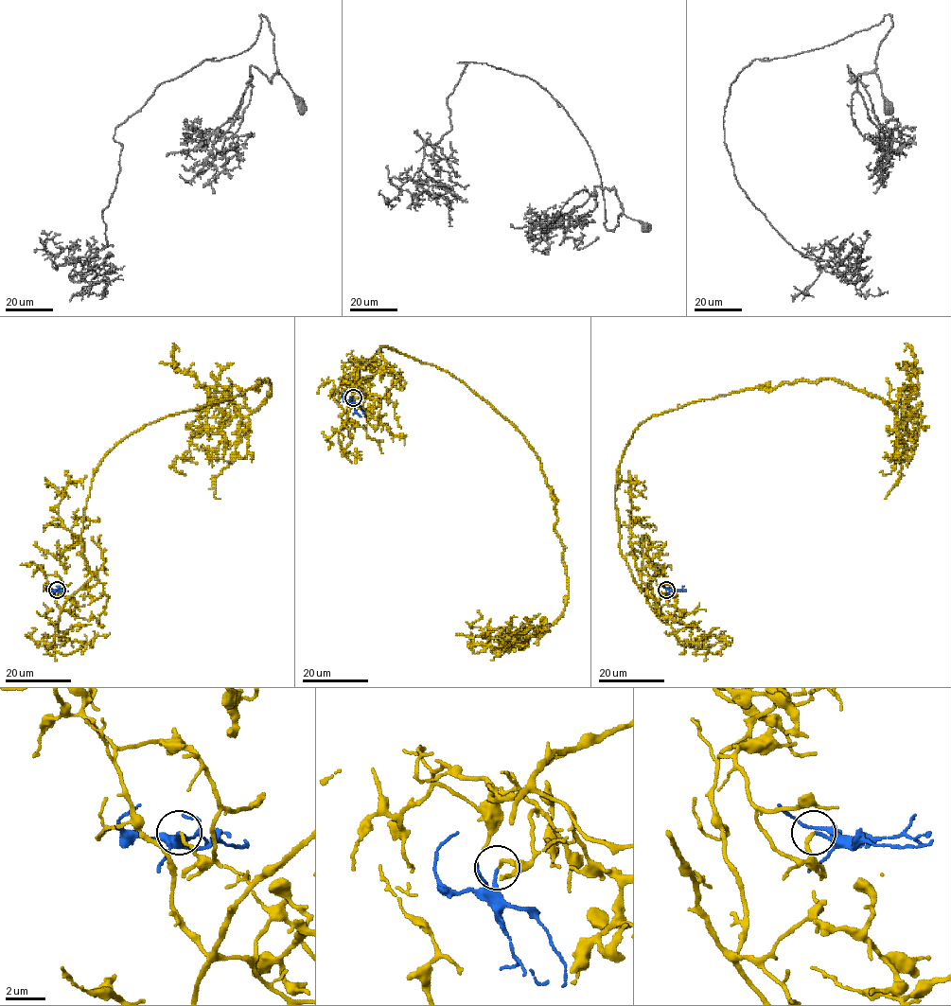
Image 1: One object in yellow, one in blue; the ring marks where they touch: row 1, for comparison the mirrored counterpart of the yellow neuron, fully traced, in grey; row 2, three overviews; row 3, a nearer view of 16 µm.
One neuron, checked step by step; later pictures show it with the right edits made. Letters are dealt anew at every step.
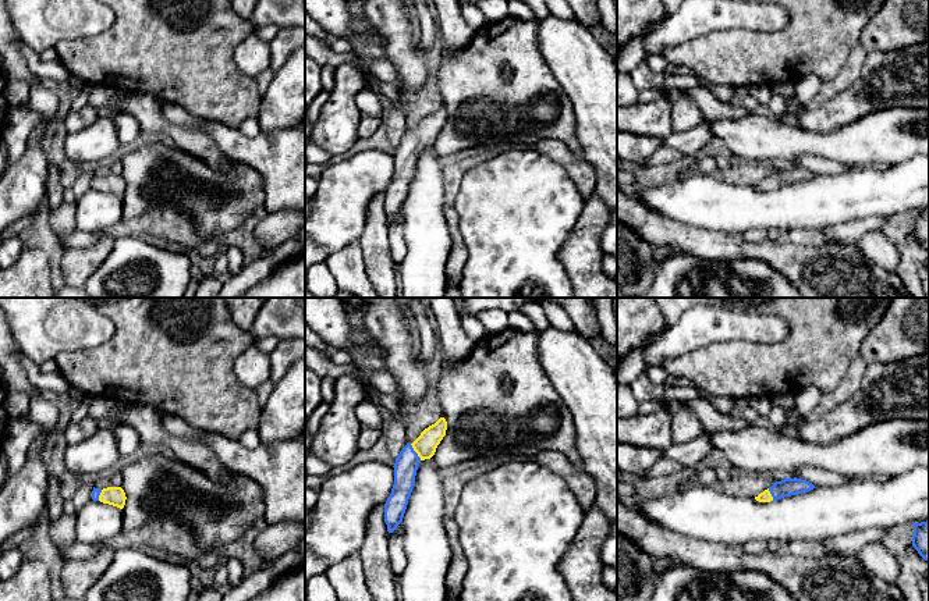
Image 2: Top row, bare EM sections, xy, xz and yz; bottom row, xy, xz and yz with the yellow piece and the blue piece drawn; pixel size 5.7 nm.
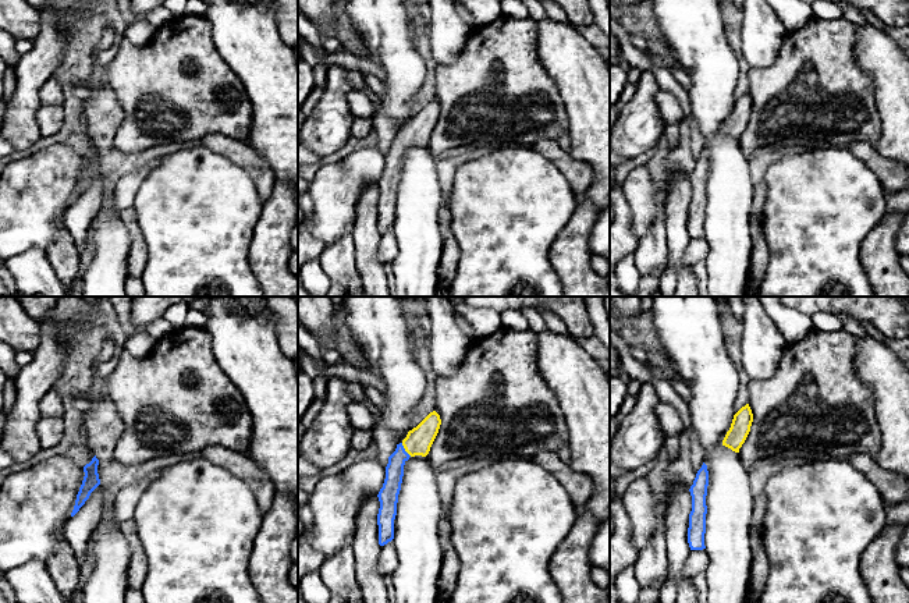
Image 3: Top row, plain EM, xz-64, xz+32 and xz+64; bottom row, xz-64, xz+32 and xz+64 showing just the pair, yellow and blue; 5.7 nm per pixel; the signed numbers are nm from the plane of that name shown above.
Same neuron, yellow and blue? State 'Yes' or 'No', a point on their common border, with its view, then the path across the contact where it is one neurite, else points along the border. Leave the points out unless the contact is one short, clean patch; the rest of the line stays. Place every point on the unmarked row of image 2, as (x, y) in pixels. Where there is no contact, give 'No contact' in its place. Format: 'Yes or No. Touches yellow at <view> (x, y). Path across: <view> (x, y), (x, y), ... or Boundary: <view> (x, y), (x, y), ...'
Yes. Touches yellow at xz (415, 139). Path across: xz (425, 134), (415, 139), (406, 155)

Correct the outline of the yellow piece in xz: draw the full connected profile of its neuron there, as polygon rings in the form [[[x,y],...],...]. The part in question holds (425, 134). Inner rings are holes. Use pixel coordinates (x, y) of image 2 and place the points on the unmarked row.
[[[440,106],[435,113],[425,117],[412,132],[407,132],[397,143],[393,154],[394,173],[384,192],[384,210],[389,221],[393,221],[403,210],[419,152],[435,143],[437,134],[446,124],[446,118],[447,110],[444,106]]]

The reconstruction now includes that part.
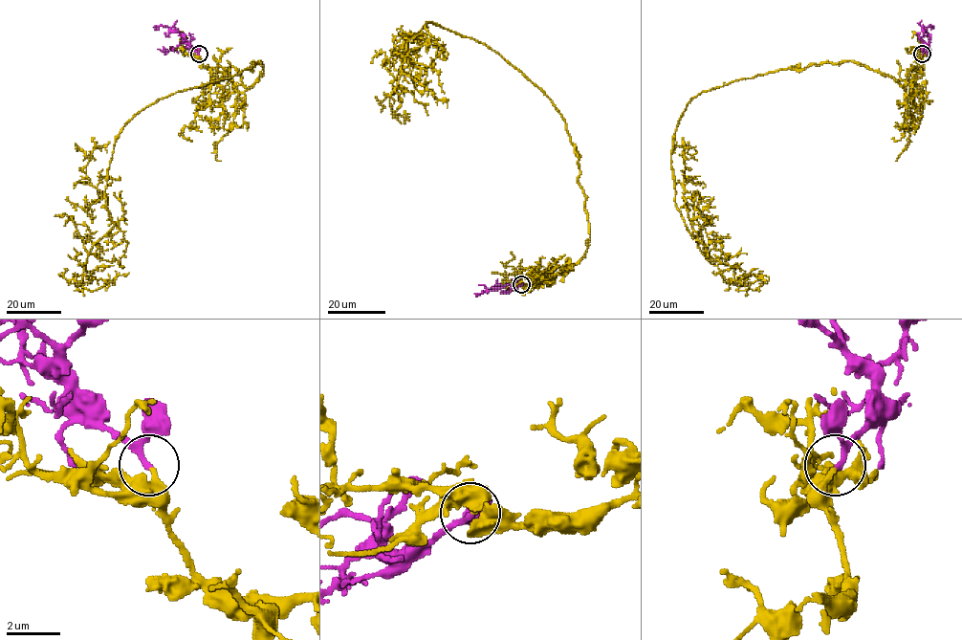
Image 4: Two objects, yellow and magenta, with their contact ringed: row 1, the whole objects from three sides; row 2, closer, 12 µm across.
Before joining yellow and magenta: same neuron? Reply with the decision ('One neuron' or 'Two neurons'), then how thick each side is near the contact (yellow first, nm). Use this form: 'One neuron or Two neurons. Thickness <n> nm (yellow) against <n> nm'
One neuron. Thickness 280 nm (yellow) against 150 nm

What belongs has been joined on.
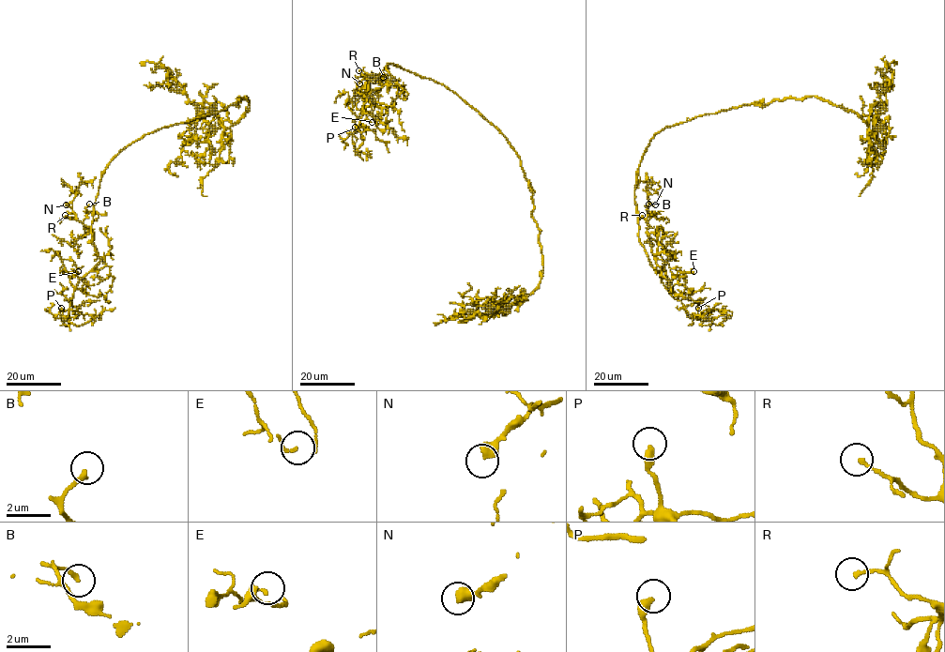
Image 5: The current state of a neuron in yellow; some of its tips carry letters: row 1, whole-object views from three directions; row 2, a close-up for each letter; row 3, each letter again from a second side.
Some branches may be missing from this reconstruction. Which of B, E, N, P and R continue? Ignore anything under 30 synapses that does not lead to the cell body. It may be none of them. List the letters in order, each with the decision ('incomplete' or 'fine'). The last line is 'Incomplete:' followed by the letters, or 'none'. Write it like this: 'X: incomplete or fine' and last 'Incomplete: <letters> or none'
B: incomplete
E: fine
N: fine
P: incomplete
R: fine
Incomplete: B, P

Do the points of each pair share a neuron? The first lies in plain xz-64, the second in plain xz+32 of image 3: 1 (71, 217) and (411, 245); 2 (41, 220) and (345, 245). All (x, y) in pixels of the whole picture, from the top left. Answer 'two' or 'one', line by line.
1: two
2: two

